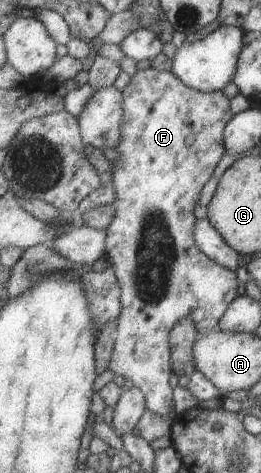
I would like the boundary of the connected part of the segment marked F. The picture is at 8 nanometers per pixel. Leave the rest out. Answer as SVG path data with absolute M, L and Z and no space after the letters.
M150 66L130 76L130 81L120 93L120 141L114 148L118 159L111 164L116 201L111 204L114 217L105 230L104 249L119 286L121 313L117 318L116 339L107 369L119 381L130 380L131 385L143 394L145 409L158 419L162 417L164 423L171 423L175 416L172 413L172 388L168 384L171 372L170 329L180 317L190 317L199 336L207 335L215 329L228 305L237 297L239 284L235 274L205 257L196 247L193 237L196 221L194 203L222 157L223 129L233 115L229 100L222 91L200 93L184 86L170 71L156 71Z

